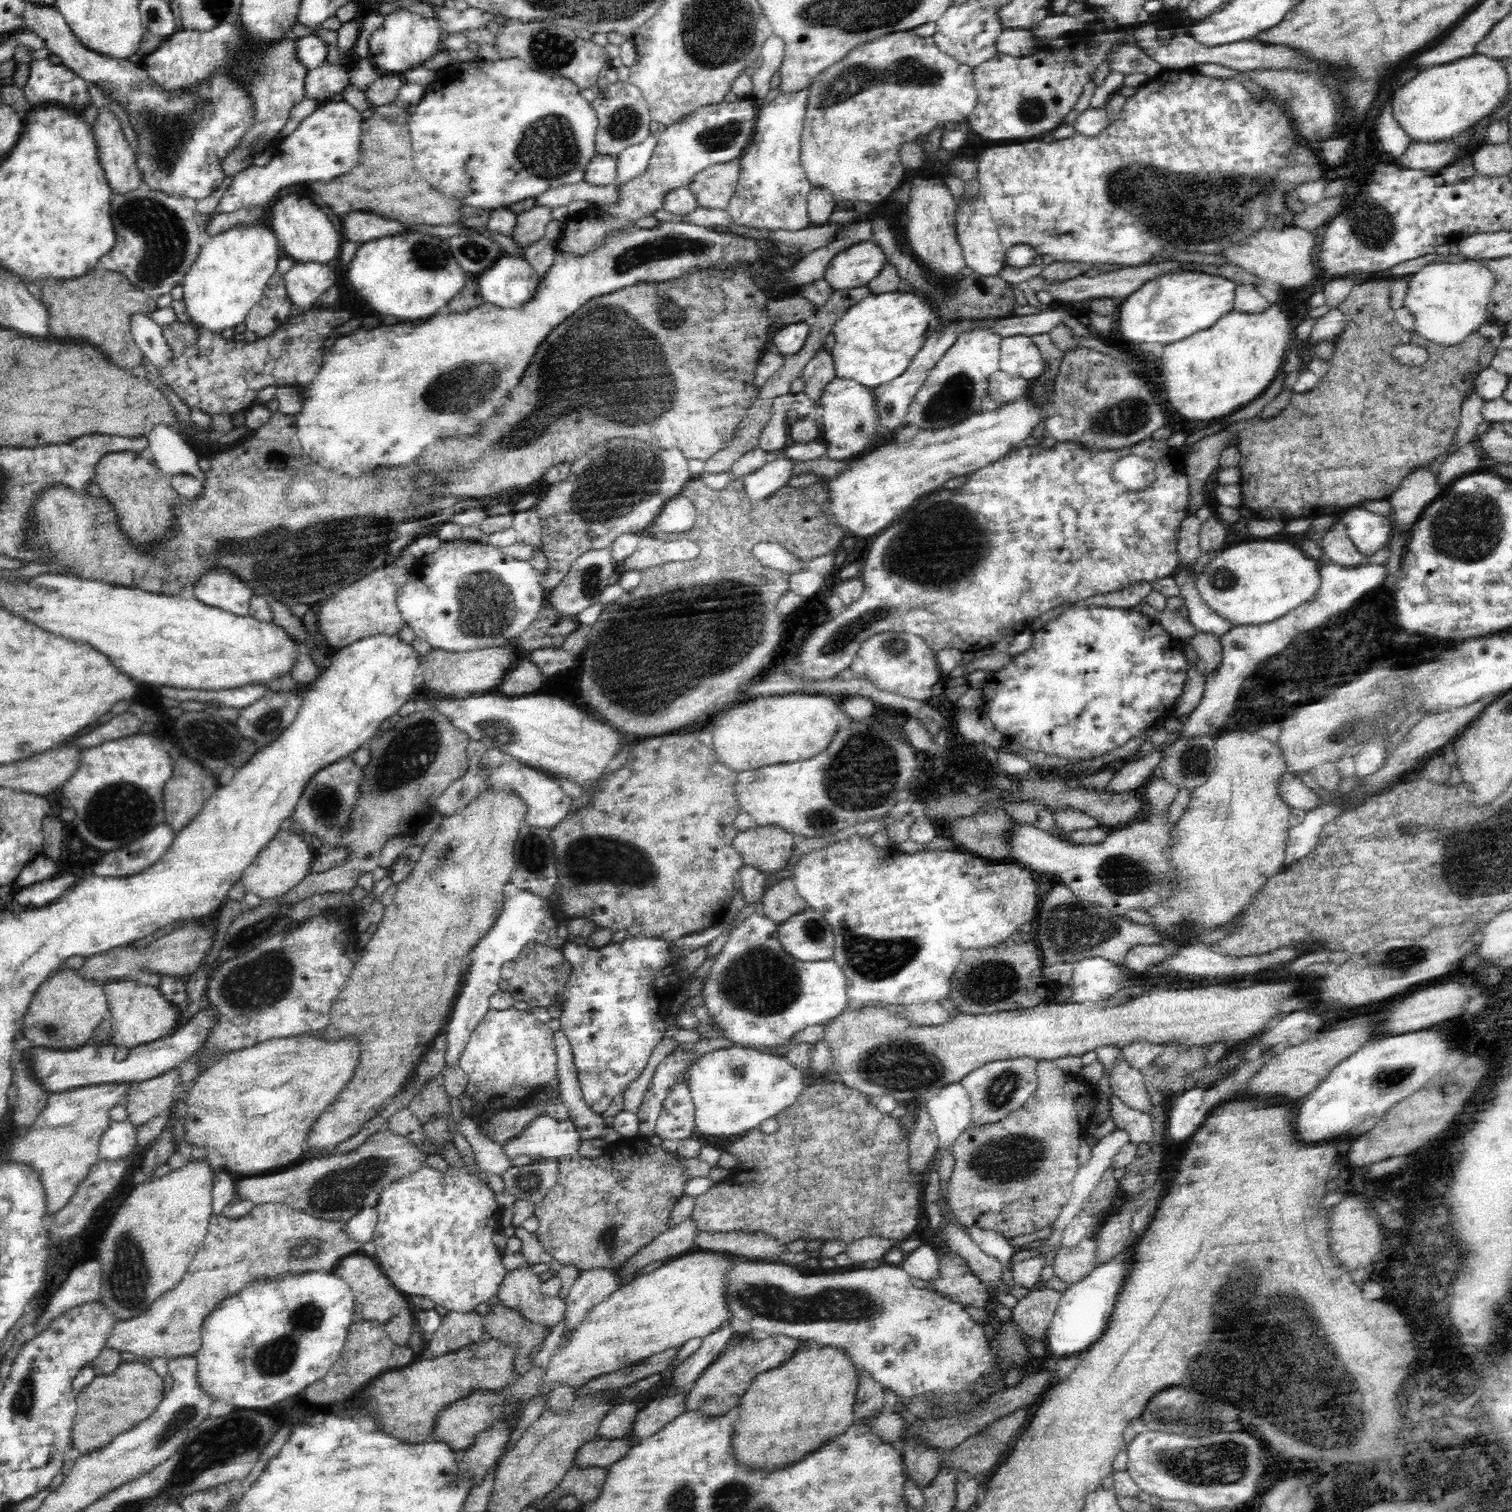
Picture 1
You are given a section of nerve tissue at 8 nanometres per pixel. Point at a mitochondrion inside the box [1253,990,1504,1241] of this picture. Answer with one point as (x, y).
(1392, 1076)

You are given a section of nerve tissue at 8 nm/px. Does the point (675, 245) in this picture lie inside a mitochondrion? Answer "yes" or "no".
yes

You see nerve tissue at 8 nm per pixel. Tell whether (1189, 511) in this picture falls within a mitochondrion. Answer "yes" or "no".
no

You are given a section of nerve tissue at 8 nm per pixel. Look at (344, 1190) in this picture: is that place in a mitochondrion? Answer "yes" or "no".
yes

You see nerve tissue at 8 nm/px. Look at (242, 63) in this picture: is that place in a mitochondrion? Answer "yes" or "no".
yes

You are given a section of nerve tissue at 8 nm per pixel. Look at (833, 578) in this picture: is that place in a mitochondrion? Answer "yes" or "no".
no

